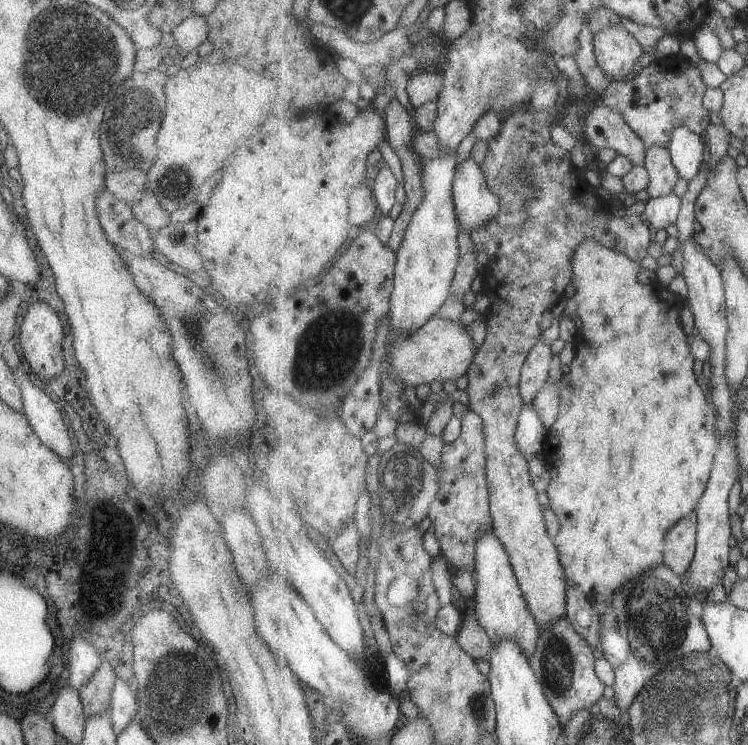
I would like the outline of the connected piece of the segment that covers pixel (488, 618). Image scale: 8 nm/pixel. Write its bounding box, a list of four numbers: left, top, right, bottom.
[470,530,540,660]

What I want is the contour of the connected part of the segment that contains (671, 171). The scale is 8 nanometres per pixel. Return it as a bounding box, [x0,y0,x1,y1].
[644,144,680,198]

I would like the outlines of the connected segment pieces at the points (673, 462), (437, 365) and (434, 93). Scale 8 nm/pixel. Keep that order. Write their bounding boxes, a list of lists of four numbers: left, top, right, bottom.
[[543,239,720,606],[385,315,477,386],[407,72,444,108]]

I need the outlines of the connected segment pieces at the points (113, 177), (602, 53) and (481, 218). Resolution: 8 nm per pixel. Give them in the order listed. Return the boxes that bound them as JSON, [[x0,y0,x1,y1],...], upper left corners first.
[[104,170,146,207],[594,25,643,83],[453,156,502,234]]

